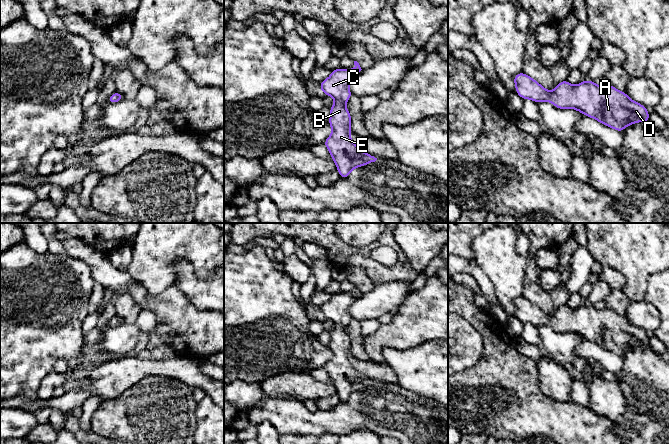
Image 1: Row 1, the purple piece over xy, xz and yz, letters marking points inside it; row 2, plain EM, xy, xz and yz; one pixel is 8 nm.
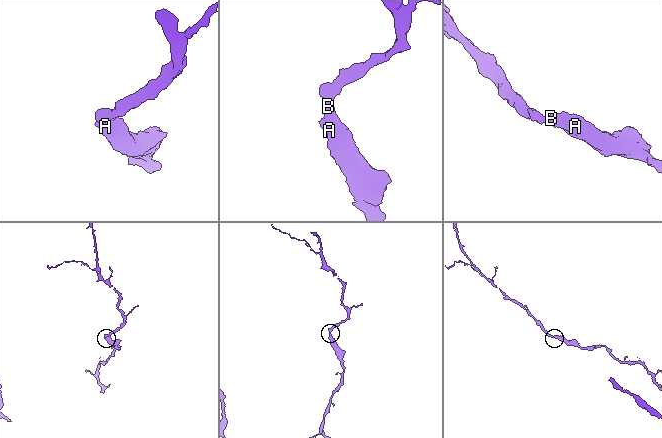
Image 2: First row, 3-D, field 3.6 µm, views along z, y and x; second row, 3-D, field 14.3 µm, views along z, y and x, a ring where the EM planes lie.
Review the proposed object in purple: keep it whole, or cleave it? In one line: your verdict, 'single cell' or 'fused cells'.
single cell

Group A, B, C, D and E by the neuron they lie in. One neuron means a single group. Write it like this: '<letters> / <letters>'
A B C D E

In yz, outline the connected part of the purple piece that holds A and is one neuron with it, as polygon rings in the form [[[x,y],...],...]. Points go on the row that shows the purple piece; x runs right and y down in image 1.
[[[523,72],[514,76],[514,83],[516,93],[523,100],[550,101],[559,109],[576,109],[620,133],[625,127],[640,121],[649,124],[650,114],[646,107],[610,84],[597,86],[592,80],[583,80],[573,86],[564,80],[550,92]]]

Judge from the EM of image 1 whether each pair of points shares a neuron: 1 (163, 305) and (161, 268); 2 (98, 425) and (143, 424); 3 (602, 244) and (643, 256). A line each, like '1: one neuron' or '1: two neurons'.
1: two neurons
2: one neuron
3: one neuron

